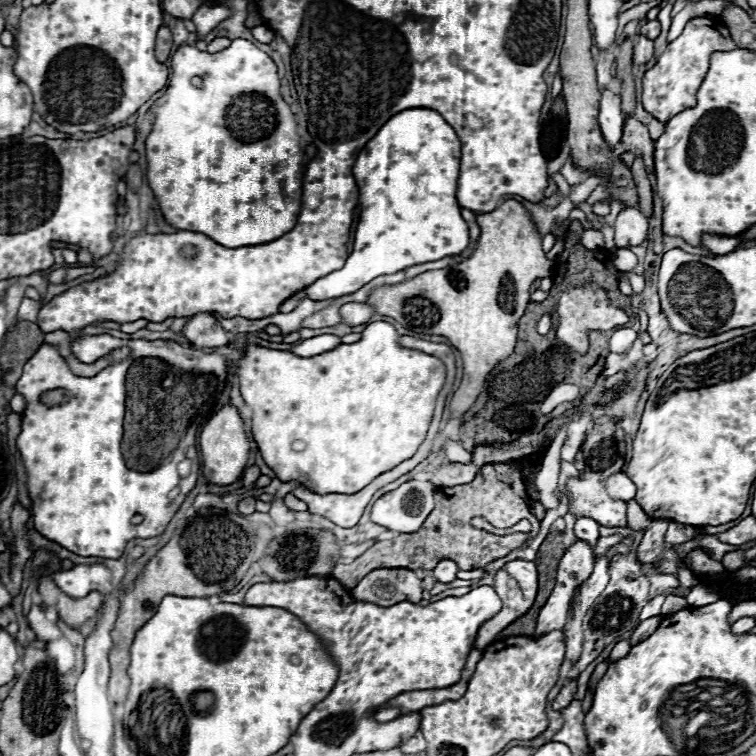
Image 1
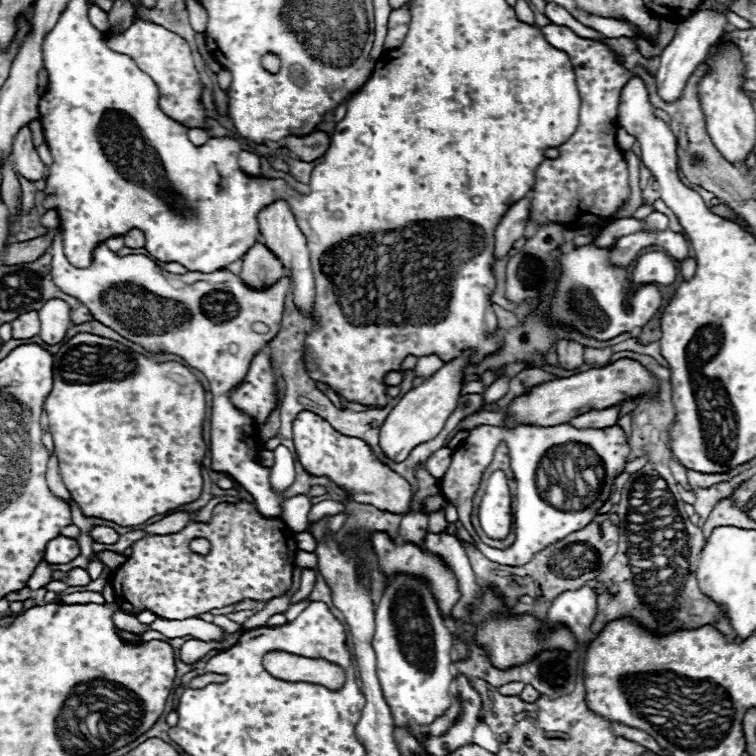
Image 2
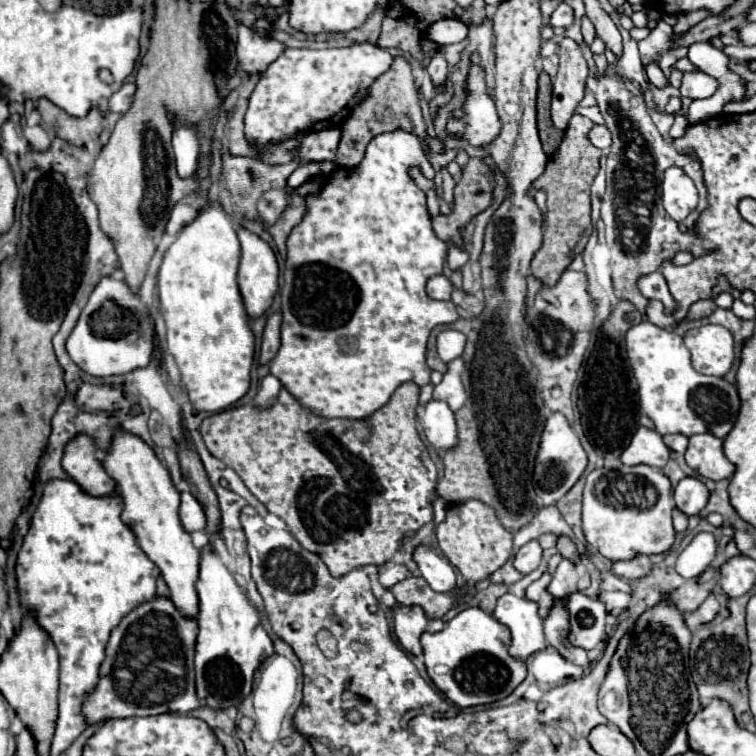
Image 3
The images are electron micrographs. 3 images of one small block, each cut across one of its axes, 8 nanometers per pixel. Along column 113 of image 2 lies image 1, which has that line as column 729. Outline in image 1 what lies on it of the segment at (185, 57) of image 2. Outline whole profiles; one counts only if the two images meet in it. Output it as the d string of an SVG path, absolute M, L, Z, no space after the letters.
M692 18L682 34L668 44L666 52L658 58L658 62L646 70L642 78L642 104L644 110L650 112L656 120L668 122L672 116L680 114L682 110L696 106L696 92L708 72L708 60L712 52L724 52L736 48L734 40L730 38L728 28L716 18Z

